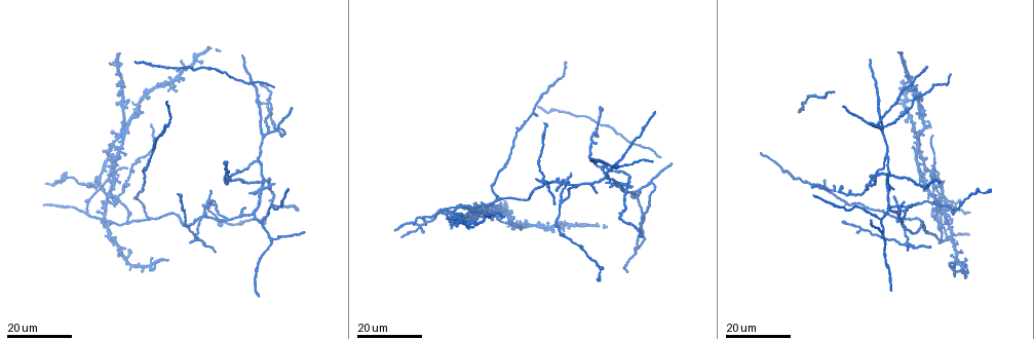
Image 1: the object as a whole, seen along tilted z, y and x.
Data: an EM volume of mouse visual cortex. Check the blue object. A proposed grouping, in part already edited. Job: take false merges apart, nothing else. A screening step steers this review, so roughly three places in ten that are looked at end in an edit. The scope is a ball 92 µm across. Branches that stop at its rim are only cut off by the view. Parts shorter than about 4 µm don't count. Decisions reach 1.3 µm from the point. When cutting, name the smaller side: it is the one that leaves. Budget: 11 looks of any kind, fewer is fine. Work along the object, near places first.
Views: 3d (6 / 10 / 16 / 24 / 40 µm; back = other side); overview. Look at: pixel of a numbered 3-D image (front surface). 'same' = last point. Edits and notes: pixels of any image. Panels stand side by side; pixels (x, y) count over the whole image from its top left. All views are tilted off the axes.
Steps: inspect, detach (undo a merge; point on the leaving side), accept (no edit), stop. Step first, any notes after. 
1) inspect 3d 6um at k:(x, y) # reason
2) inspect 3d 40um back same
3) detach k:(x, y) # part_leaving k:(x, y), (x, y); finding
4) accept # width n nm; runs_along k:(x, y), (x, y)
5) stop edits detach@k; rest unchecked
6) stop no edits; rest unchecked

inspect 3d 24um at 1:(887, 210) # three arms meet

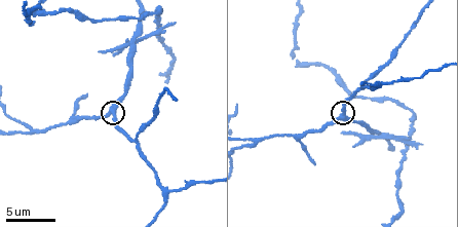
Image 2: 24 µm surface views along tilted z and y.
inspect 3d 10um at 2:(343, 114) # closer look

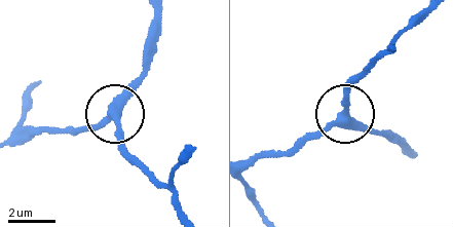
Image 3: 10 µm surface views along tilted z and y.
accept # arms 3; runs_along 3:(21, 143), (113, 117), (121, 155); one neuron here

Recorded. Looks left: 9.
inspect 3d 24um at 1:(633, 190) # three arms meet

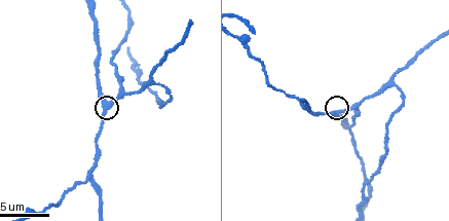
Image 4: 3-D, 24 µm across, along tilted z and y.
inspect 3d 10um at 4:(107, 102)

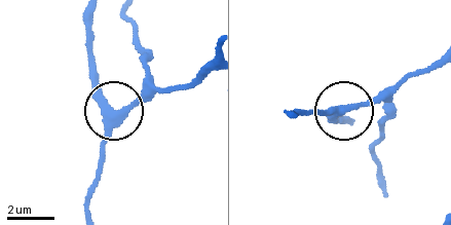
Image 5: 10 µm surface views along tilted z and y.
accept # side_arm 29 um; arms 3; all the same neuron

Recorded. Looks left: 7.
inspect 3d 10um at 2:(137, 142) # three-way junction

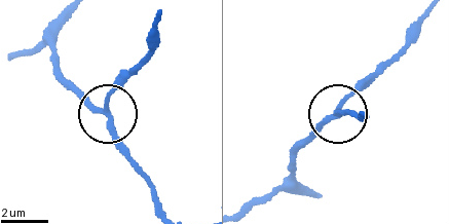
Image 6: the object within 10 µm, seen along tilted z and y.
accept # arms 3; runs_along 6:(21, 51), (49, 48), (59, 73), (103, 113), (123, 71); continuous, no second neuron

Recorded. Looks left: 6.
inspect 3d 16um at 1:(202, 215) # four arms meet

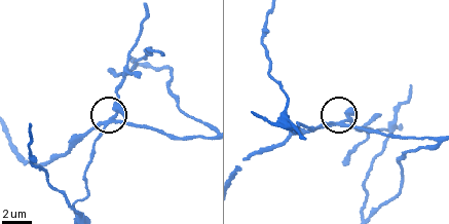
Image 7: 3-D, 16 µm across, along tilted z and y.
inspect 3d 6um at 7:(108, 122)

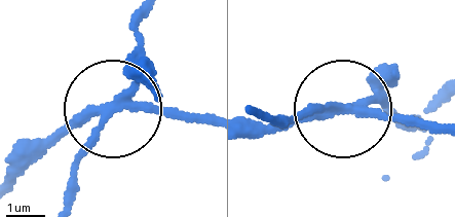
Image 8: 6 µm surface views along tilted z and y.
detach 8:(140, 70) # arms 4; part_leaving 8:(114, 103), (74, 176), (72, 206); a second neuron is stuck on

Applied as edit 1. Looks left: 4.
inspect 3d 16um at 1:(102, 217) # three arms meet

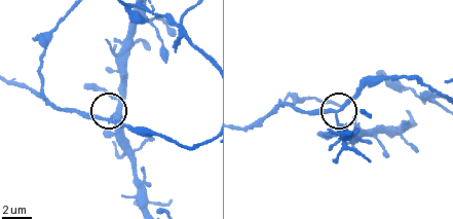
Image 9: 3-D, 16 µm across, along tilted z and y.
inspect 3d 6um at 9:(107, 121)

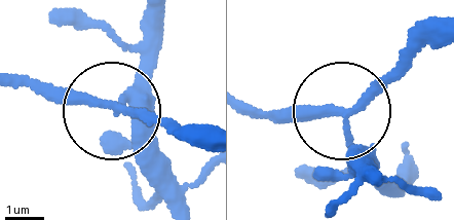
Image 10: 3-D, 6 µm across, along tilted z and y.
accept # runs_along 10:(205, 150), (122, 111), (55, 100), (29, 77); continuous, no second neuron

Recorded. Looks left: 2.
stop edits detach@8; rest unchecked

